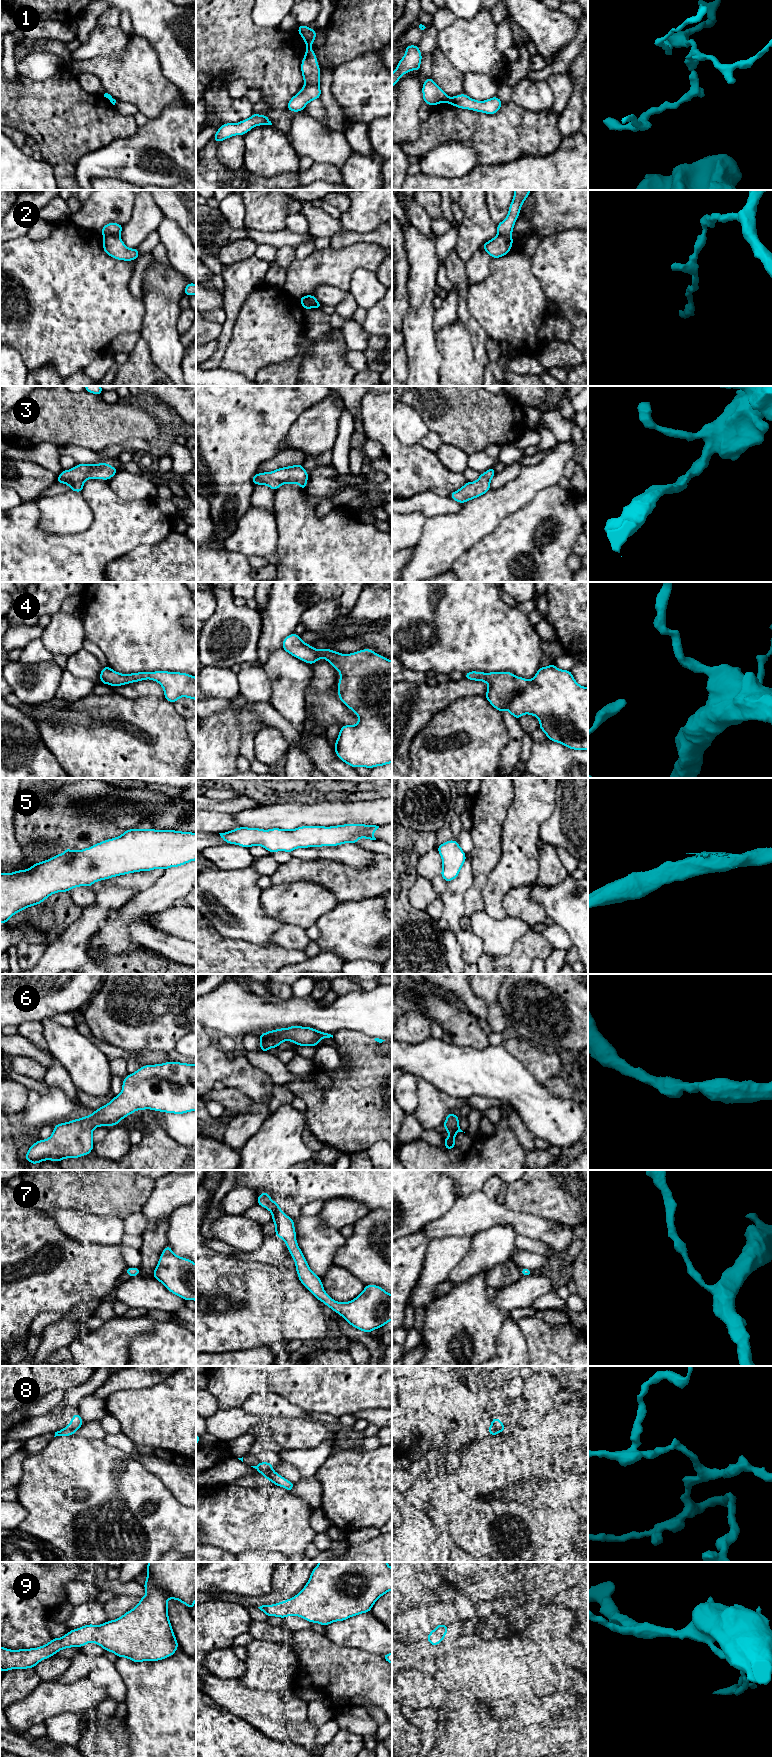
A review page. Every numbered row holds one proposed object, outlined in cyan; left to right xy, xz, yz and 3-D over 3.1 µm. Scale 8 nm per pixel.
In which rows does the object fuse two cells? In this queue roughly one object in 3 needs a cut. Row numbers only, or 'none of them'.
1, 2, 8

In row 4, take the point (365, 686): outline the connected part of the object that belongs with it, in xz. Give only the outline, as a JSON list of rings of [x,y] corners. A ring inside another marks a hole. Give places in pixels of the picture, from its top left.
[[[296,633],[284,638],[282,649],[310,665],[325,658],[339,671],[339,699],[358,716],[359,721],[356,725],[341,726],[334,746],[337,757],[353,768],[371,769],[392,763],[392,661],[372,649],[346,655],[331,649],[315,649]]]

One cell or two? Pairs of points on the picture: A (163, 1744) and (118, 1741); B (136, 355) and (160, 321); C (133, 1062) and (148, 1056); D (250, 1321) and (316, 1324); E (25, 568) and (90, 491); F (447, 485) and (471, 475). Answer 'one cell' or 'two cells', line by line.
A: two cells
B: two cells
C: one cell
D: one cell
E: one cell
F: two cells

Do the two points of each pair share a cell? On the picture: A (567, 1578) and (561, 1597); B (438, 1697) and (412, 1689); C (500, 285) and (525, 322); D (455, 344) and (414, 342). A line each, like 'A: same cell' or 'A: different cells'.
A: different cells
B: same cell
C: same cell
D: different cells

